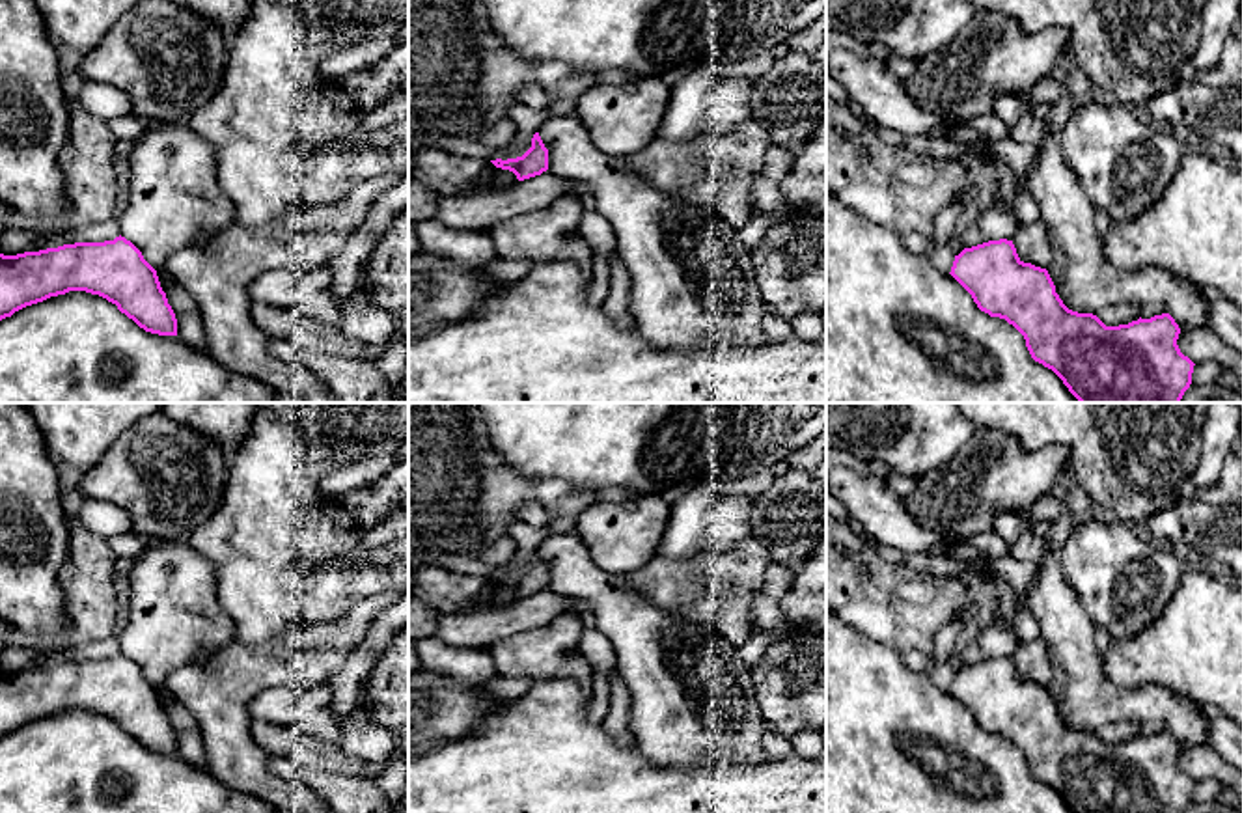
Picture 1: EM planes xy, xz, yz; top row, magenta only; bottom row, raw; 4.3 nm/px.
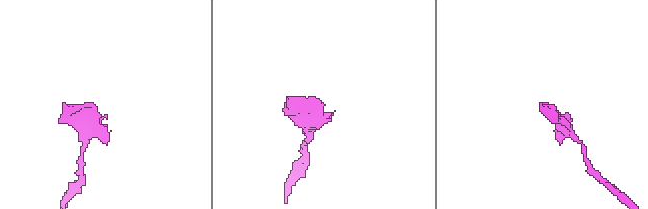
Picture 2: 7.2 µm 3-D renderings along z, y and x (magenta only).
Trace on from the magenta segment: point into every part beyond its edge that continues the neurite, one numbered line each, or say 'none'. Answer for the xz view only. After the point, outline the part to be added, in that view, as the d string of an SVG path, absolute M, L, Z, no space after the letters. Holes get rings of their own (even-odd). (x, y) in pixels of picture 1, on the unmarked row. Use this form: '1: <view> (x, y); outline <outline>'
none

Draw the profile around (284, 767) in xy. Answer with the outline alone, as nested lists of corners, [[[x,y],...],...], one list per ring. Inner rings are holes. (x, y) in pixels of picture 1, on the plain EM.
[[[270,755],[269,770],[313,791],[334,813],[377,813],[388,806],[377,779],[366,776],[308,768],[285,755]]]

